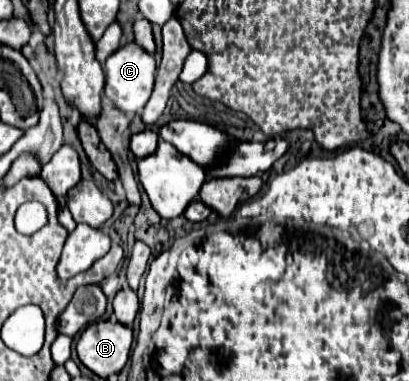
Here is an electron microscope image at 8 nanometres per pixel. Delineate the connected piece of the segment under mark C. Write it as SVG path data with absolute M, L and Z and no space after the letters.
M129 43L121 49L117 49L105 63L105 75L107 75L107 85L105 85L105 97L123 113L135 115L141 113L143 105L149 101L151 91L153 91L153 81L155 81L155 59L149 55L145 49L141 49L135 43Z

